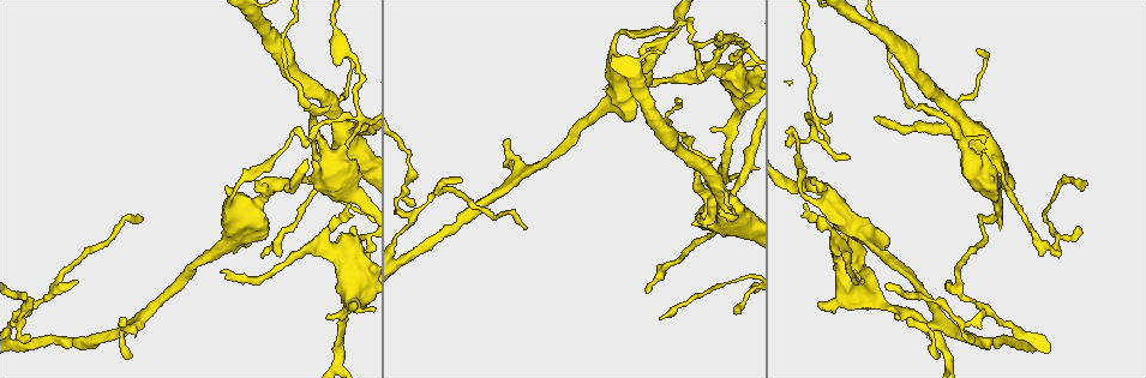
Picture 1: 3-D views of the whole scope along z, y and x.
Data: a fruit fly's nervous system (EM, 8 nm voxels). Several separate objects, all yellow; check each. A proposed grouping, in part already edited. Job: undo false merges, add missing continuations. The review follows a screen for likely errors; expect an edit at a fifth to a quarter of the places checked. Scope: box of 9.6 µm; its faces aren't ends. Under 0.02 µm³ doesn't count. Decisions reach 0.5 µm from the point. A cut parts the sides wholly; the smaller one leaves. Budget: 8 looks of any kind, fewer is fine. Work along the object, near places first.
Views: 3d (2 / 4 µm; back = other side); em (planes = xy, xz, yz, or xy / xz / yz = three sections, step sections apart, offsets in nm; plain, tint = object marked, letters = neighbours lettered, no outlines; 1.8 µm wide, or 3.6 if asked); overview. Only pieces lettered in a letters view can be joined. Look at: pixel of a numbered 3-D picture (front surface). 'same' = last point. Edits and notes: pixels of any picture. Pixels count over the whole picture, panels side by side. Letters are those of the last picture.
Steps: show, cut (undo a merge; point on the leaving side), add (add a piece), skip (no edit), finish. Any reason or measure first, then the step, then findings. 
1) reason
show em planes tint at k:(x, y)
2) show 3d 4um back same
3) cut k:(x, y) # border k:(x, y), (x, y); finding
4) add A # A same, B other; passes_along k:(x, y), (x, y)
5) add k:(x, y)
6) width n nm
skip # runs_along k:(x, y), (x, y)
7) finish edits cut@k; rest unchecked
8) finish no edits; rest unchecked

an open end
show em planes letters at 1:(897, 317)

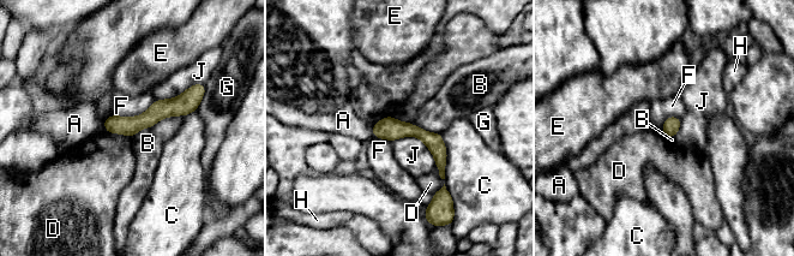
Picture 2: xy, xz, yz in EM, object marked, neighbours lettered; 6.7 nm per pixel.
width 110 nm
skip # A other, B other, C other, D other, E other, F other, G other, H other, J other; border 2:(156, 100), (133, 117), (112, 114); none of them fits

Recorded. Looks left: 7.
thin end
show 3d 2um at 1:(854, 269)

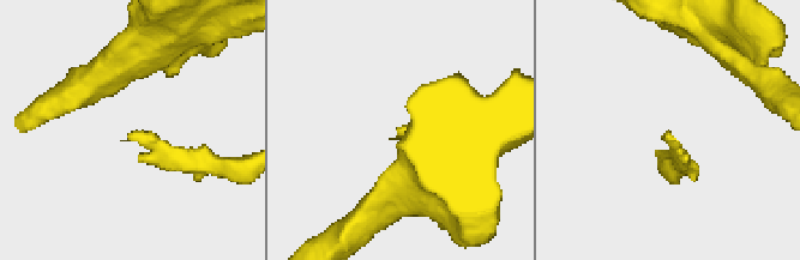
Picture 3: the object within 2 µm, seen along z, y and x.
show em planes tint at 3:(397, 129)

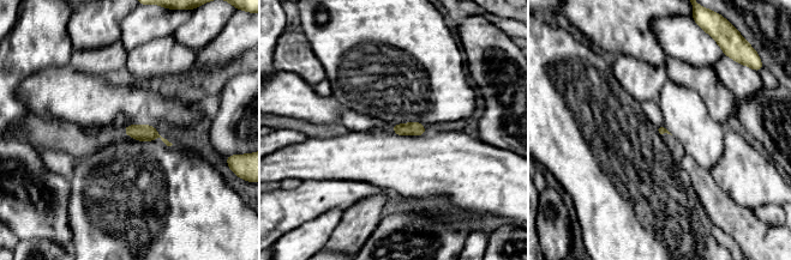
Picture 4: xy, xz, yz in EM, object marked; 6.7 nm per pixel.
see the neighbours
show em planes letters same

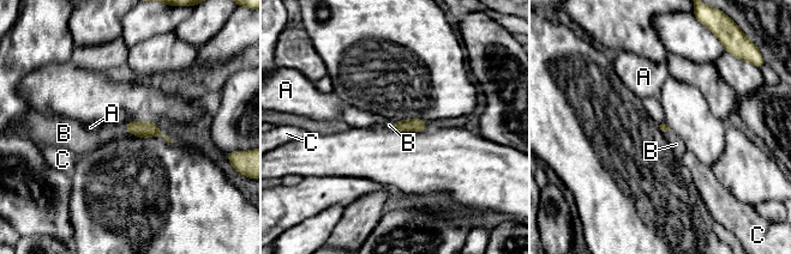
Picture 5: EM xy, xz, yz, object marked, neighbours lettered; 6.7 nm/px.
longest_contact B 130 nm
add B # A other, B same, C other; passes_along 5:(141, 128), (129, 131), (93, 140); it goes on there

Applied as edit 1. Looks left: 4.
finish edits add@5; rest unchecked

